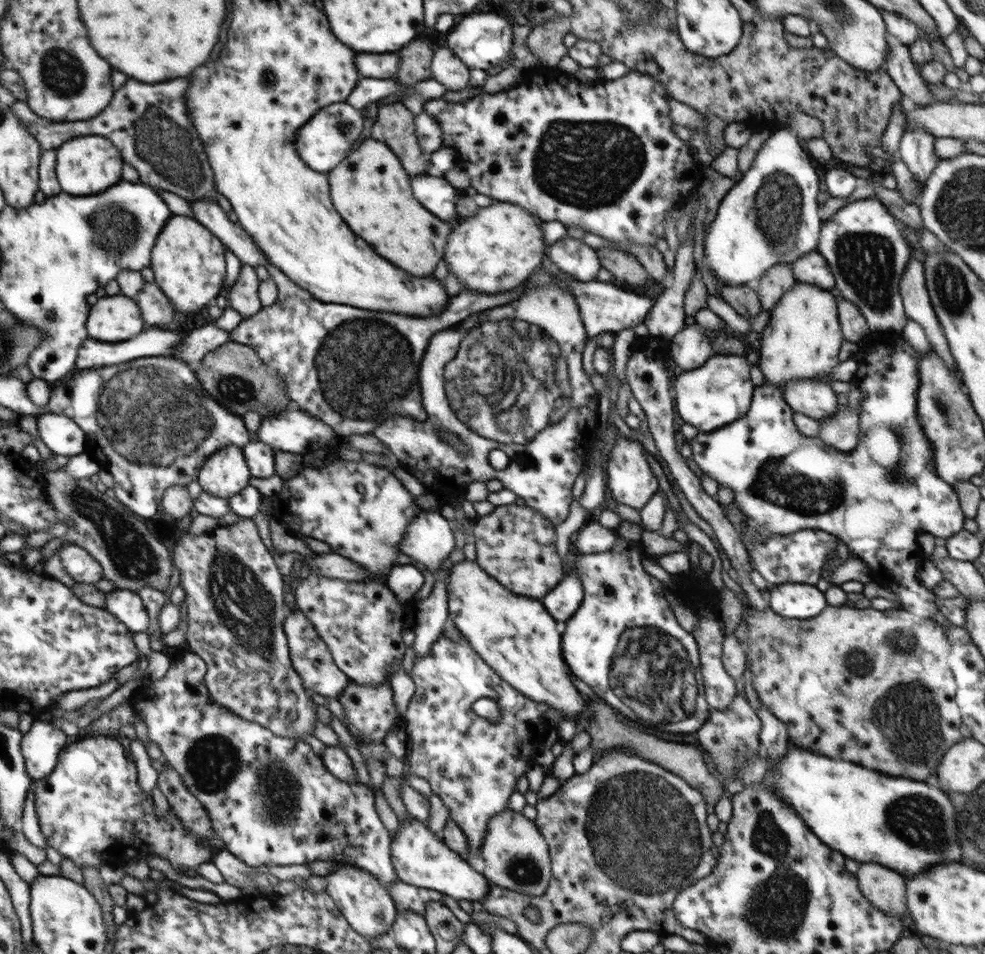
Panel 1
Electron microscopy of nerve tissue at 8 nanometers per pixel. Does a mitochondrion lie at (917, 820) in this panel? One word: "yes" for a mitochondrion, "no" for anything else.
yes

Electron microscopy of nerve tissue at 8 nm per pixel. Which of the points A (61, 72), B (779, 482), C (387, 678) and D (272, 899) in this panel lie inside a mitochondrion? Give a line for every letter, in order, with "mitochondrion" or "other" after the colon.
A: mitochondrion
B: mitochondrion
C: other
D: other

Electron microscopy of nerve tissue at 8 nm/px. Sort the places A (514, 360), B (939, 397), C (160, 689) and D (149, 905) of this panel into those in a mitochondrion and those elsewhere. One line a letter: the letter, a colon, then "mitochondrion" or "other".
A: mitochondrion
B: mitochondrion
C: other
D: other

